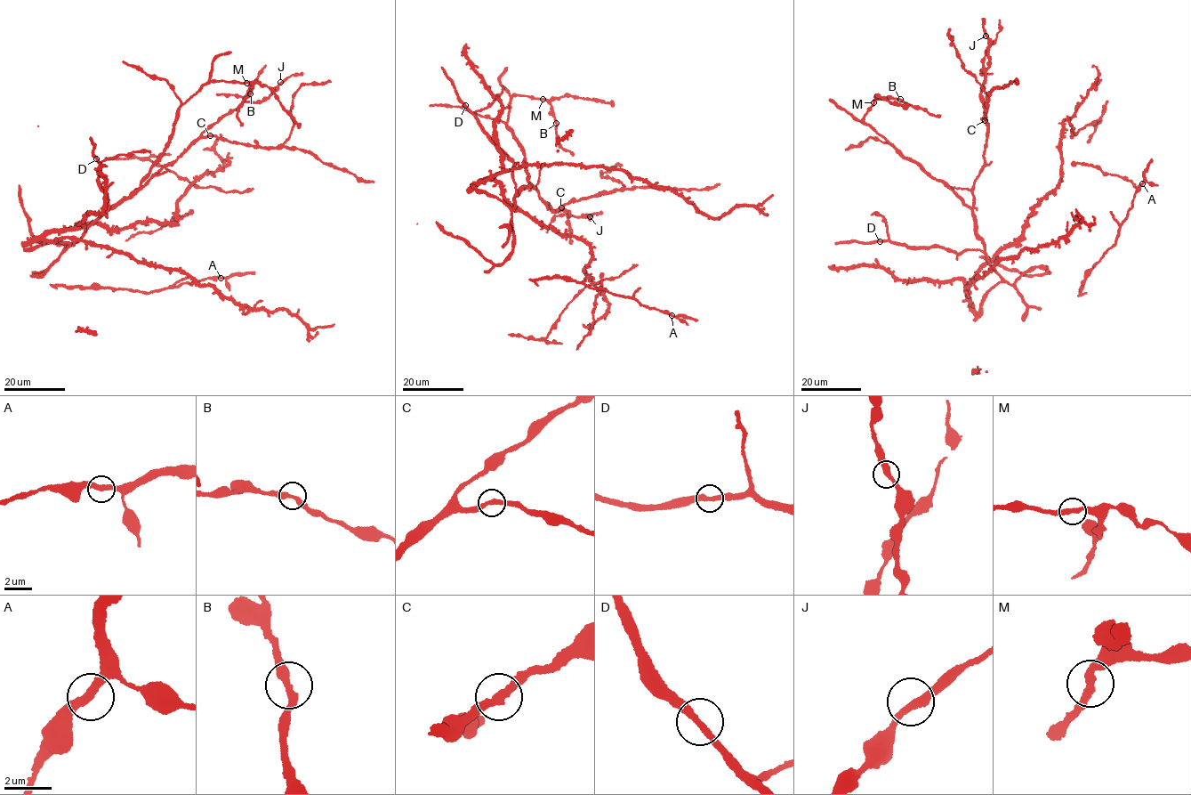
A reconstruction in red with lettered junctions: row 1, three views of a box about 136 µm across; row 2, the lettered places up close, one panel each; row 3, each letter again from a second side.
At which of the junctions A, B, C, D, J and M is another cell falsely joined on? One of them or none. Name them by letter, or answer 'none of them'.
none of them

